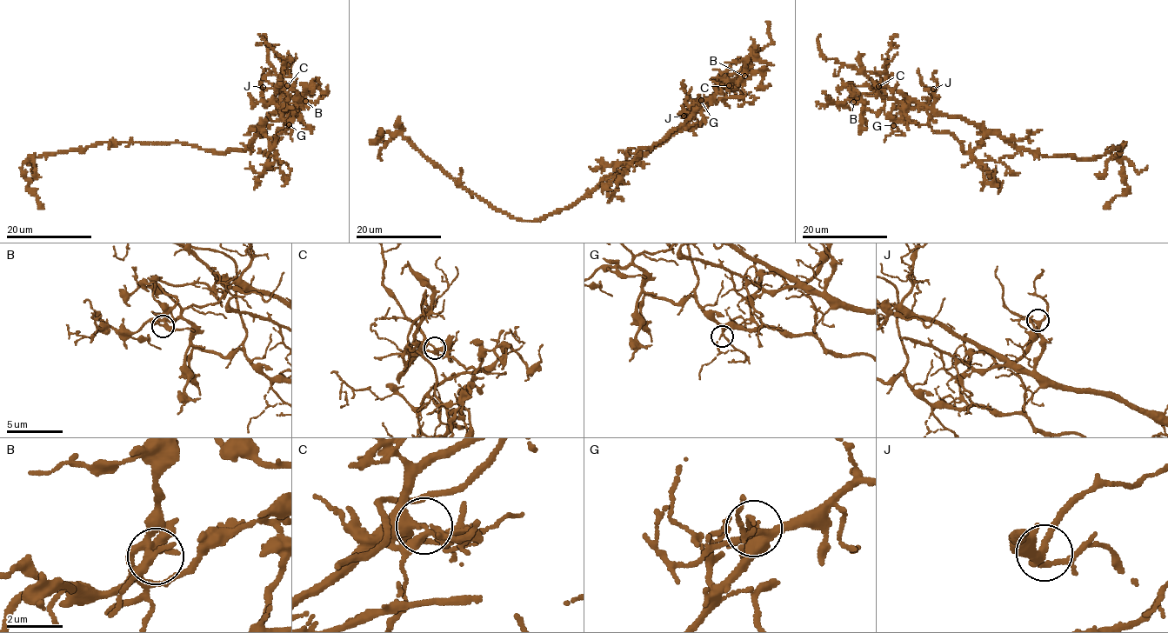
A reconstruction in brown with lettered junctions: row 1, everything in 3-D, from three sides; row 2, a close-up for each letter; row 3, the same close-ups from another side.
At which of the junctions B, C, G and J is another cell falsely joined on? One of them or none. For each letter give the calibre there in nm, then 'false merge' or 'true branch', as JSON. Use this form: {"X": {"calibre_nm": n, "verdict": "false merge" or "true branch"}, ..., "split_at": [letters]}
{"B": {"calibre_nm": 240, "verdict": "true branch"}, "C": {"calibre_nm": 240, "verdict": "false merge"}, "G": {"calibre_nm": 170, "verdict": "true branch"}, "J": {"calibre_nm": 280, "verdict": "true branch"}, "split_at": ["C"]}

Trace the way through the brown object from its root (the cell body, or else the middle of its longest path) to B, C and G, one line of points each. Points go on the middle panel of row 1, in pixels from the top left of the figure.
B: (567, 208), (663, 143), (689, 119), (689, 110), (722, 88), (735, 88), (742, 83), (741, 76), (744, 76)
C: (567, 208), (663, 143), (689, 119), (689, 110), (729, 85)
G: (567, 208), (663, 143), (683, 126), (701, 100)

